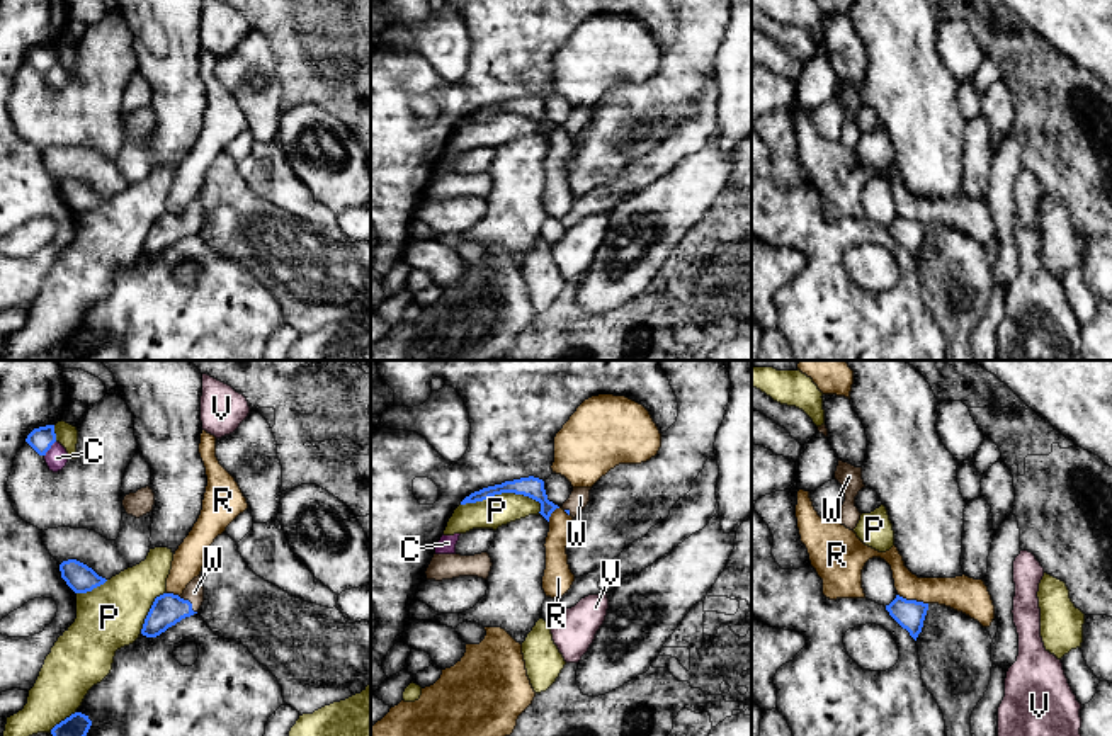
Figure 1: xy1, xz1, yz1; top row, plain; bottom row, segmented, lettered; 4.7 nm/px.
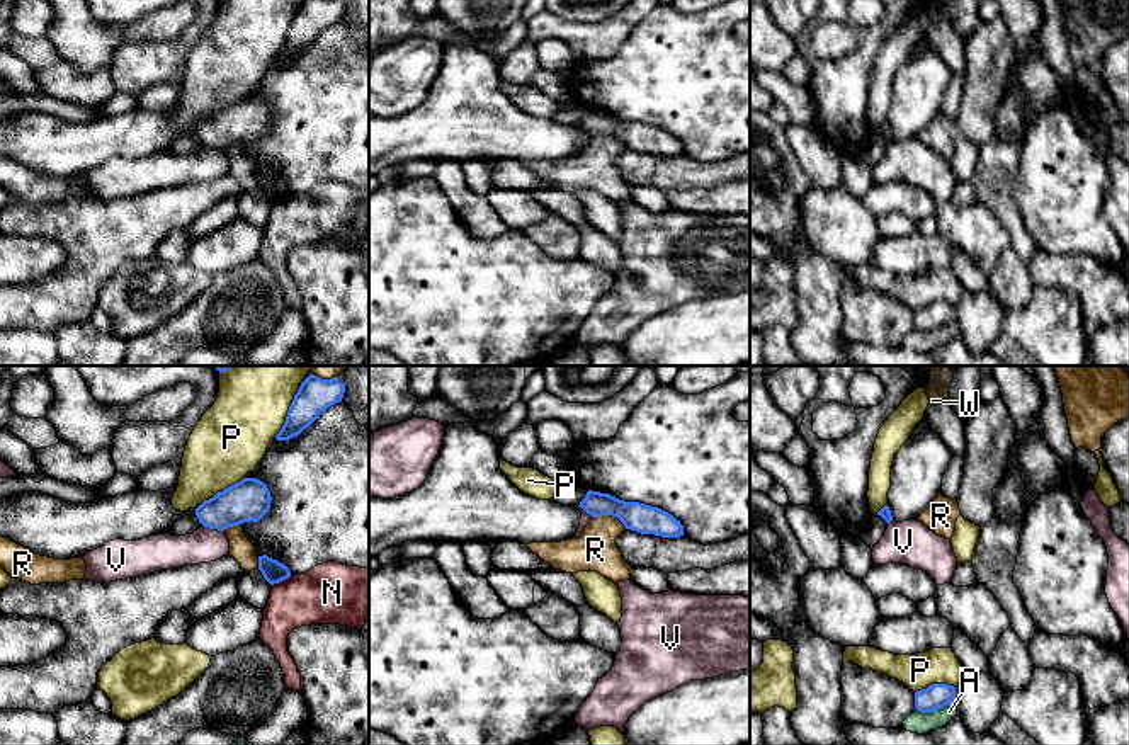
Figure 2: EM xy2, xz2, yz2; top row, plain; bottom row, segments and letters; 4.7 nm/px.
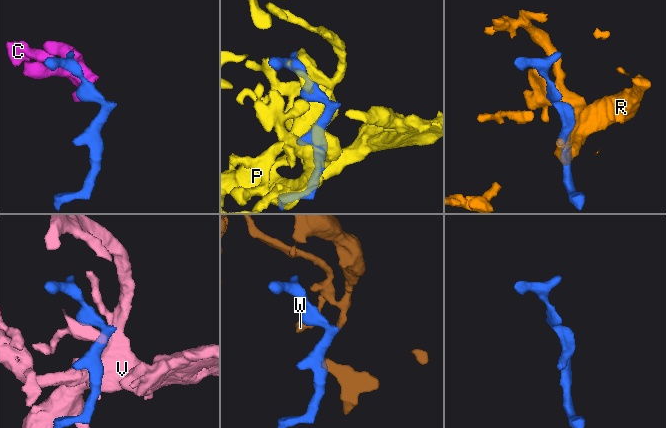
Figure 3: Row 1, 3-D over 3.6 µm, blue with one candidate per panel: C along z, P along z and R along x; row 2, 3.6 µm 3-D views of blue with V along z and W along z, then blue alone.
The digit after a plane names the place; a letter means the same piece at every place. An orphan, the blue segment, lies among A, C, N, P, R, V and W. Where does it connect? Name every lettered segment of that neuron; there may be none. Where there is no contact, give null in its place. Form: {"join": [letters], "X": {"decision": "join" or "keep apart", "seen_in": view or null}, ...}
{"join": ["W"], "A": {"decision": "keep apart", "seen_in": "yz2"}, "C": {"decision": "keep apart", "seen_in": "xy1"}, "N": {"decision": "keep apart", "seen_in": "xy2"}, "P": {"decision": "keep apart", "seen_in": "xz1"}, "R": {"decision": "keep apart", "seen_in": "xz2"}, "V": {"decision": "keep apart", "seen_in": "xy2"}, "W": {"decision": "join", "seen_in": "xy1"}}

